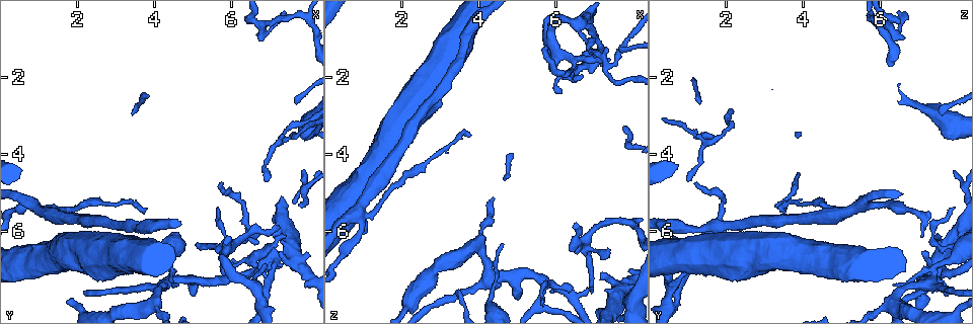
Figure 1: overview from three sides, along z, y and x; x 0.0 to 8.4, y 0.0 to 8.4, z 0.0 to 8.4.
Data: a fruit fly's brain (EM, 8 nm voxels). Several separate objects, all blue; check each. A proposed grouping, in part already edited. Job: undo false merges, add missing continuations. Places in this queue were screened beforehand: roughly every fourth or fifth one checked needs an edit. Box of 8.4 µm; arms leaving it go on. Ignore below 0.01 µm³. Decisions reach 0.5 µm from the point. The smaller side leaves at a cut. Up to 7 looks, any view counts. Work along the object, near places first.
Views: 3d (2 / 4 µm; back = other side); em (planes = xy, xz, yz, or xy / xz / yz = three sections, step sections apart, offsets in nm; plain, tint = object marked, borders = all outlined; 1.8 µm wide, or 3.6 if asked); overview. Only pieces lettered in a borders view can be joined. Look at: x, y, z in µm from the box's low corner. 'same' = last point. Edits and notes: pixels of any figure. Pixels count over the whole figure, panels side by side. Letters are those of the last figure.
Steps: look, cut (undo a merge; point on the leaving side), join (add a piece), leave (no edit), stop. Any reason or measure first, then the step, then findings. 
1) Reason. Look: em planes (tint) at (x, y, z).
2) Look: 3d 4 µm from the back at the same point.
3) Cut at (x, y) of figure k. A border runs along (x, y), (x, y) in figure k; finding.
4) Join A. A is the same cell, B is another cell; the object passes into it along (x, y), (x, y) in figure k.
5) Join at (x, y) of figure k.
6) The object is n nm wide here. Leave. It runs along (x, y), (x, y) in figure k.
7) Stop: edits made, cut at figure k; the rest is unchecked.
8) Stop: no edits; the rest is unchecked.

Three arms meet. Look: em yz step 4 (borders) at (6.40, 0.65, 6.45).

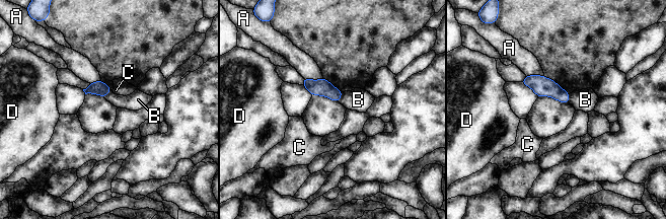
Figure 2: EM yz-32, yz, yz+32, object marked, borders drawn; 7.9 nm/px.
Look: em planes (borders) at the same point.

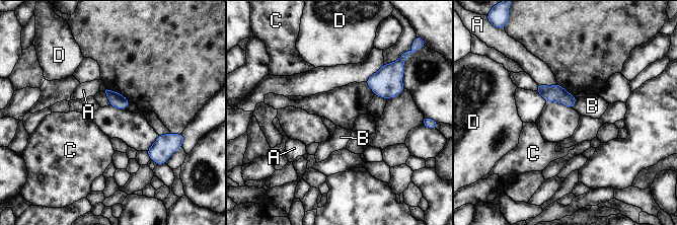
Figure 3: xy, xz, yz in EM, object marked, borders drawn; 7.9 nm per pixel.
Leave. A, B, C and D are other cells; a border runs along (104, 92), (110, 104) in figure 3; no lettered piece goes on from it.

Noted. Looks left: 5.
Abrupt turn. Look: em 3.6 µm yz step 16 (tint) at (7.35, 3.60, 1.70).

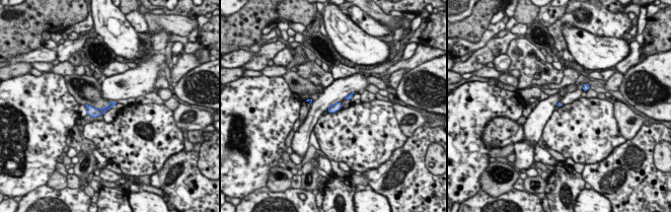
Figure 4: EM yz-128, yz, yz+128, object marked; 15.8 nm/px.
Look: em 3.6 µm planes (borders) at the same point.

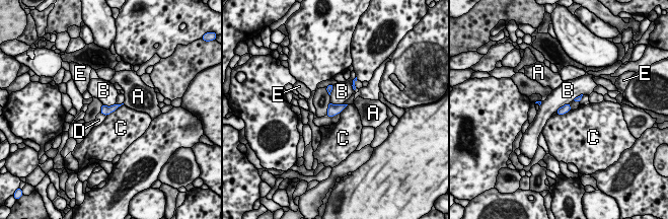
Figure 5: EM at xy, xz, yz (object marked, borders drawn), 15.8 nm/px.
Leave. A, B, C, D and E are other cells; a border runs along (569, 102), (562, 105), (555, 112) in figure 5; one neuron here.

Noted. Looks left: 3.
Arms part here. Look: 3d 4 µm at (6.45, 6.10, 1.60).

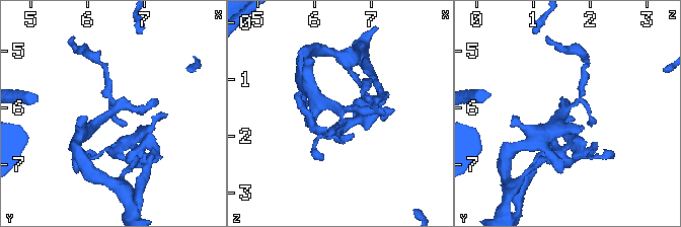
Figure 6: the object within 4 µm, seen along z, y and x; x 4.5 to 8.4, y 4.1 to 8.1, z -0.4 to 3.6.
Look: em planes (plain) at (6.45, 6.05, 1.55).

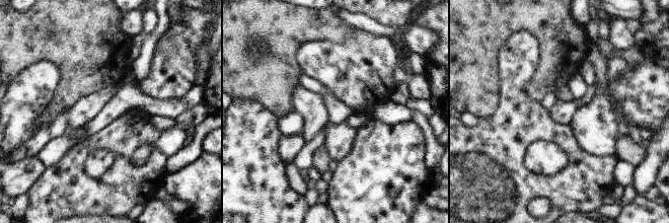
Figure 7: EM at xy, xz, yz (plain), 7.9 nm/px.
See the neighbours. Look: em planes (borders) at the same point.

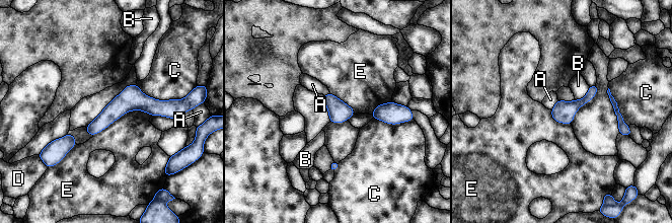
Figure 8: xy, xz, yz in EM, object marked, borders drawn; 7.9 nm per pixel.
The longest contact is with E, 500 nm. Leave. A, B, C, D and E are other cells; a border runs along (151, 116), (128, 110), (93, 136) in figure 8; continuous, no second neuron.

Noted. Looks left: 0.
Stop: no edits; the rest is unchecked.

